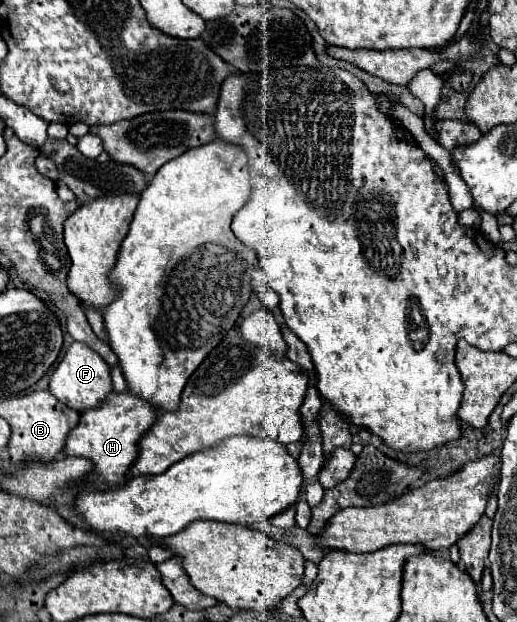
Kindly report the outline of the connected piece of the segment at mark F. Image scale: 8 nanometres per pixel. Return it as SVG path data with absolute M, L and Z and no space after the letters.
M72 342L70 348L66 350L64 358L60 360L58 368L50 376L50 392L66 406L84 412L88 408L98 406L106 394L112 390L112 378L110 378L110 366L90 350L90 346L84 346L82 342Z

